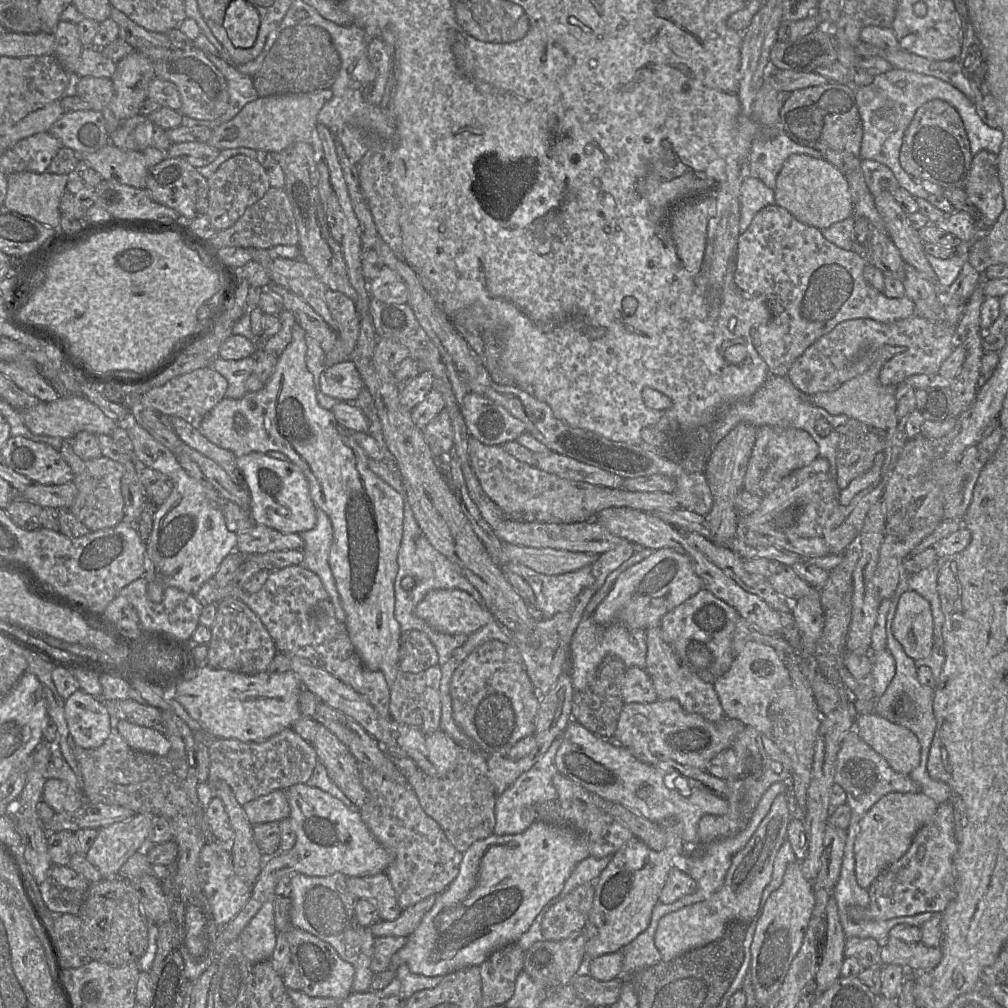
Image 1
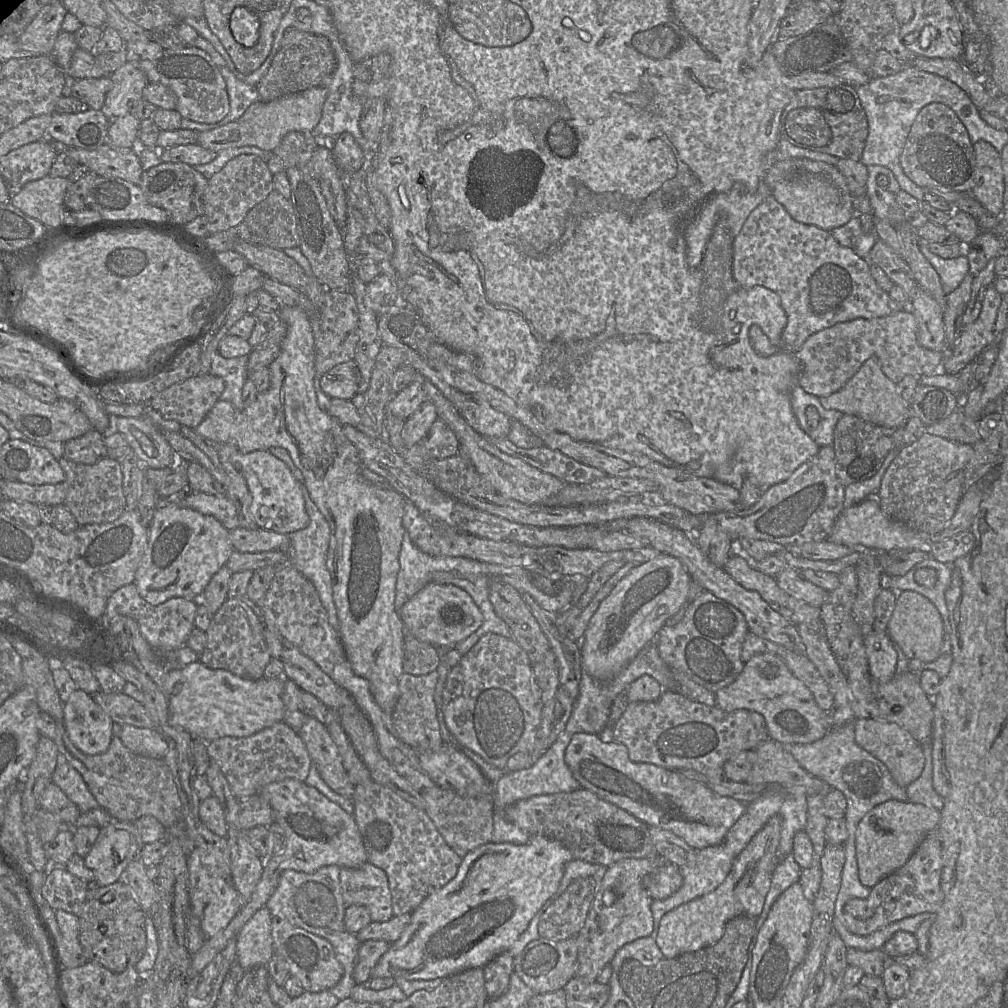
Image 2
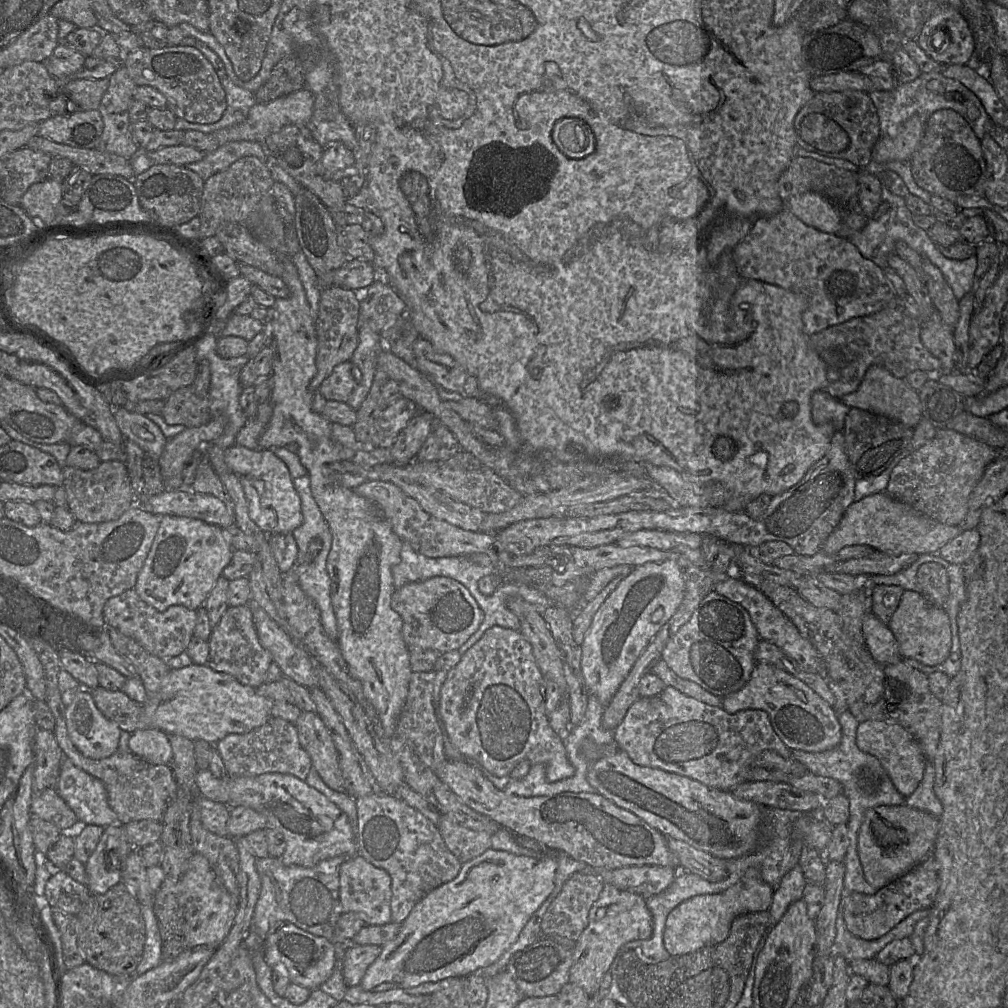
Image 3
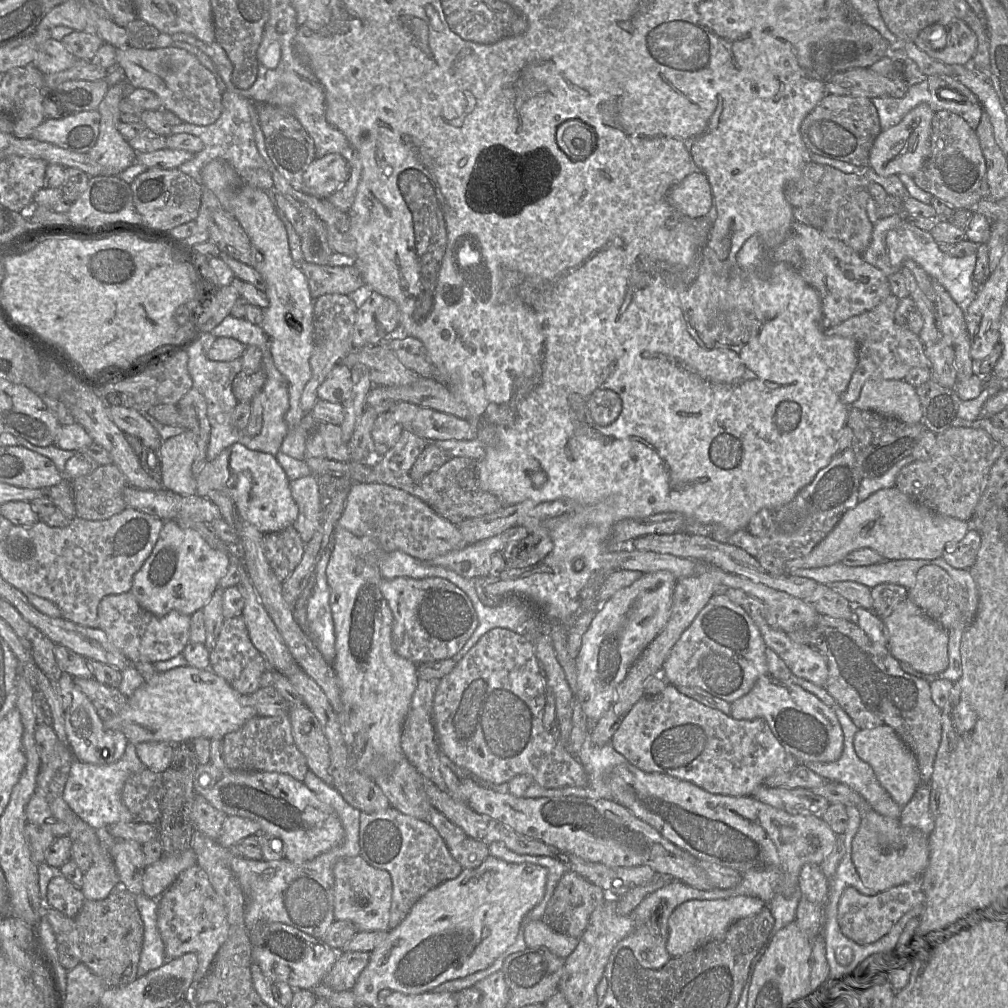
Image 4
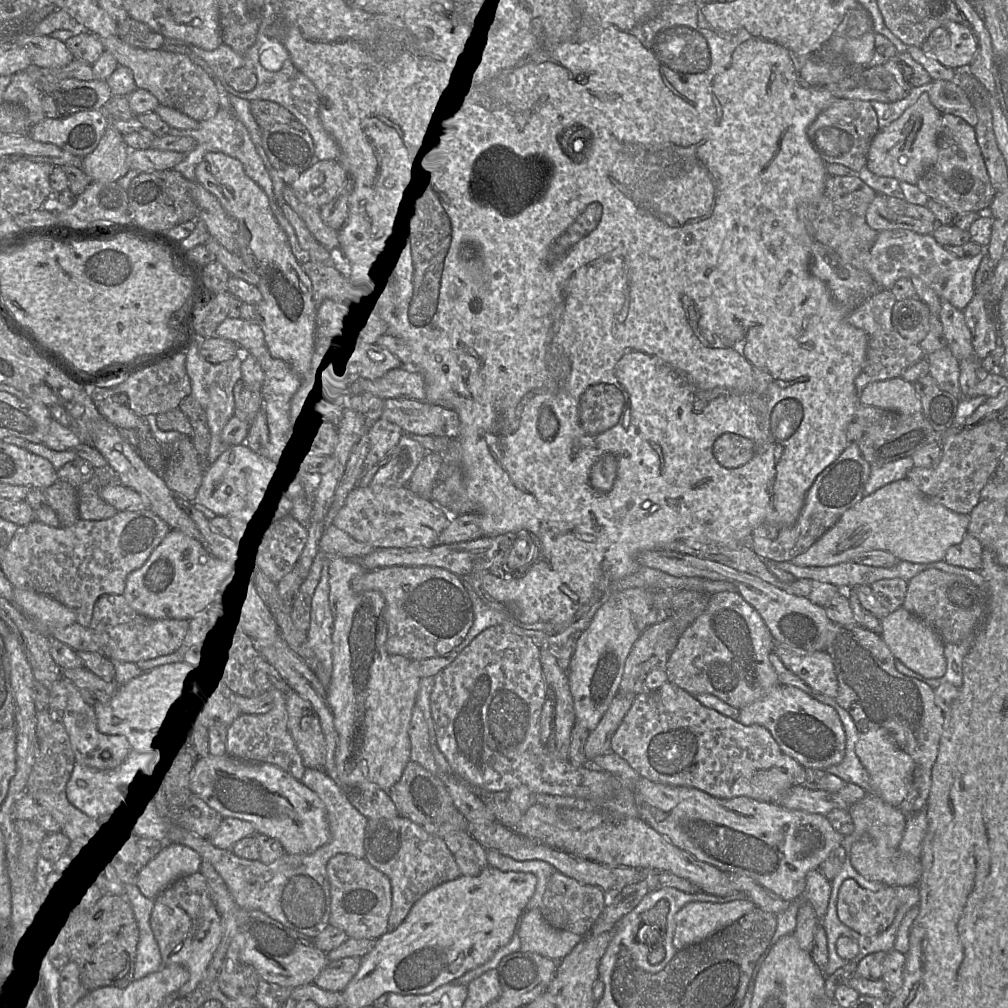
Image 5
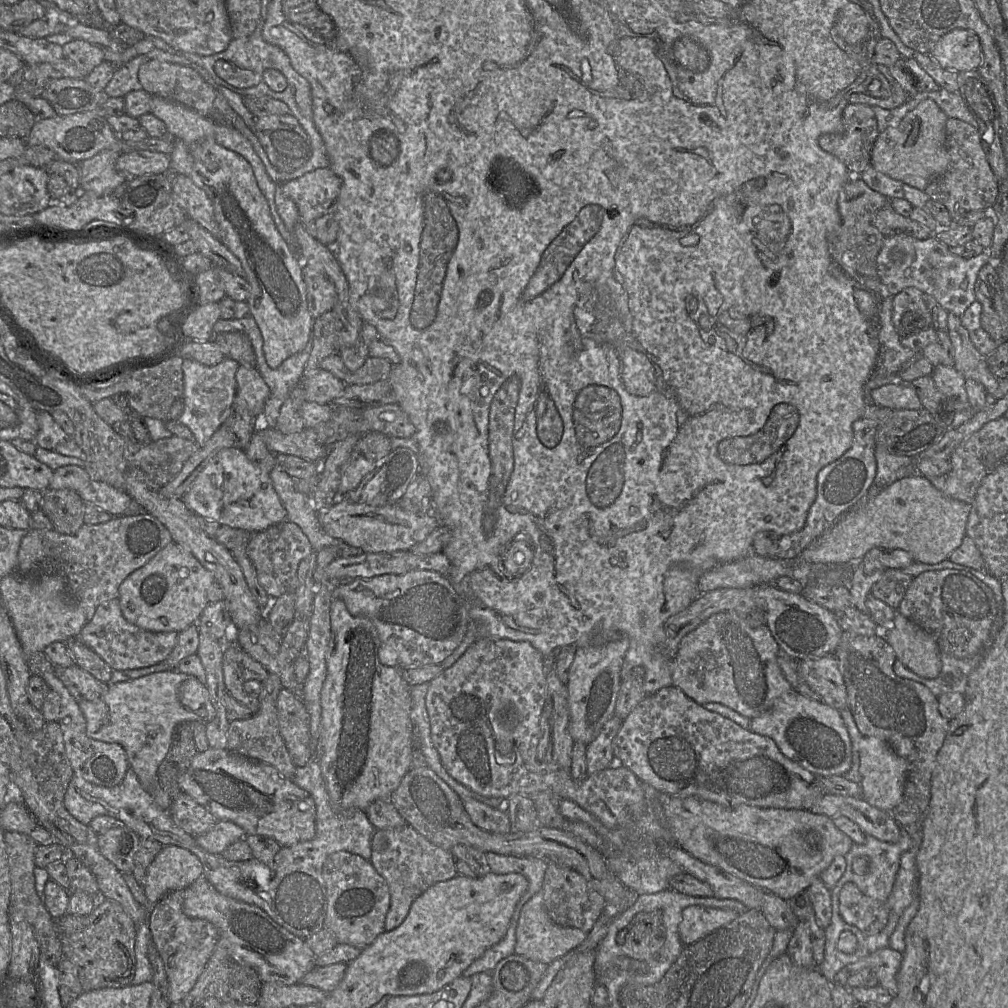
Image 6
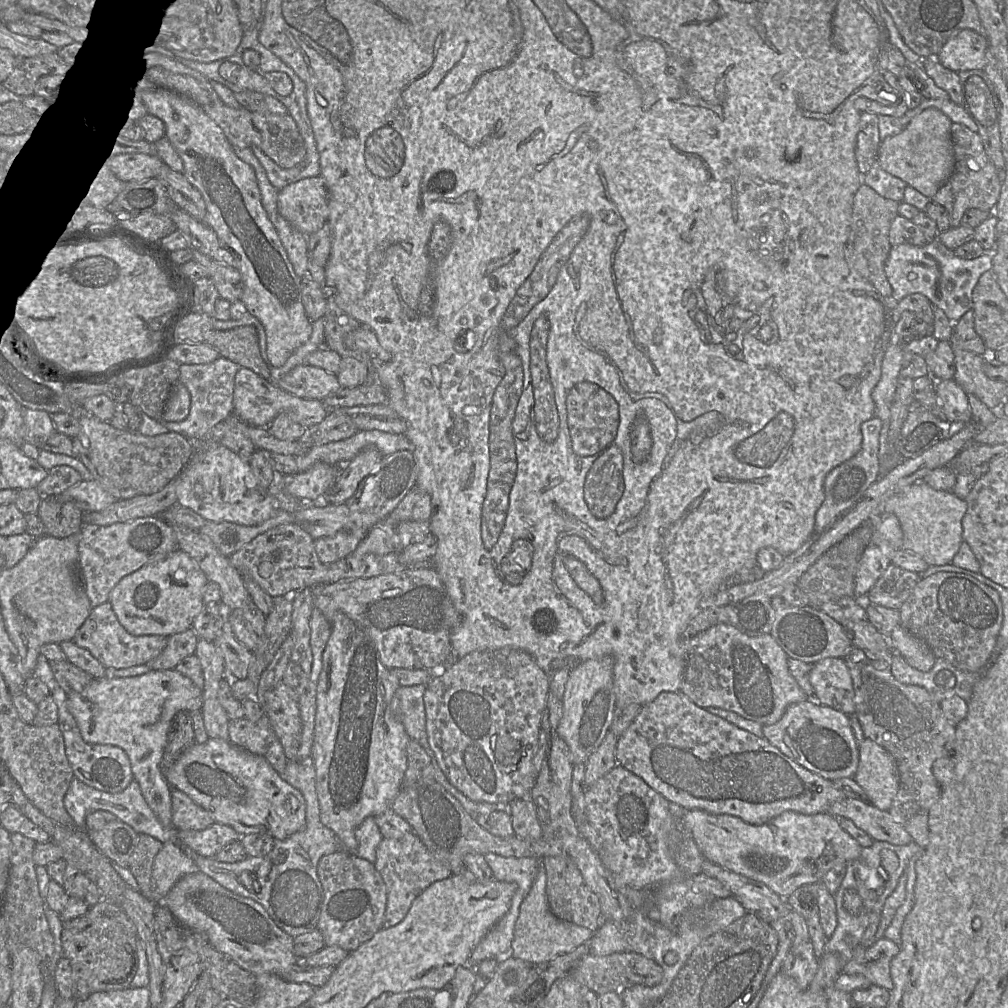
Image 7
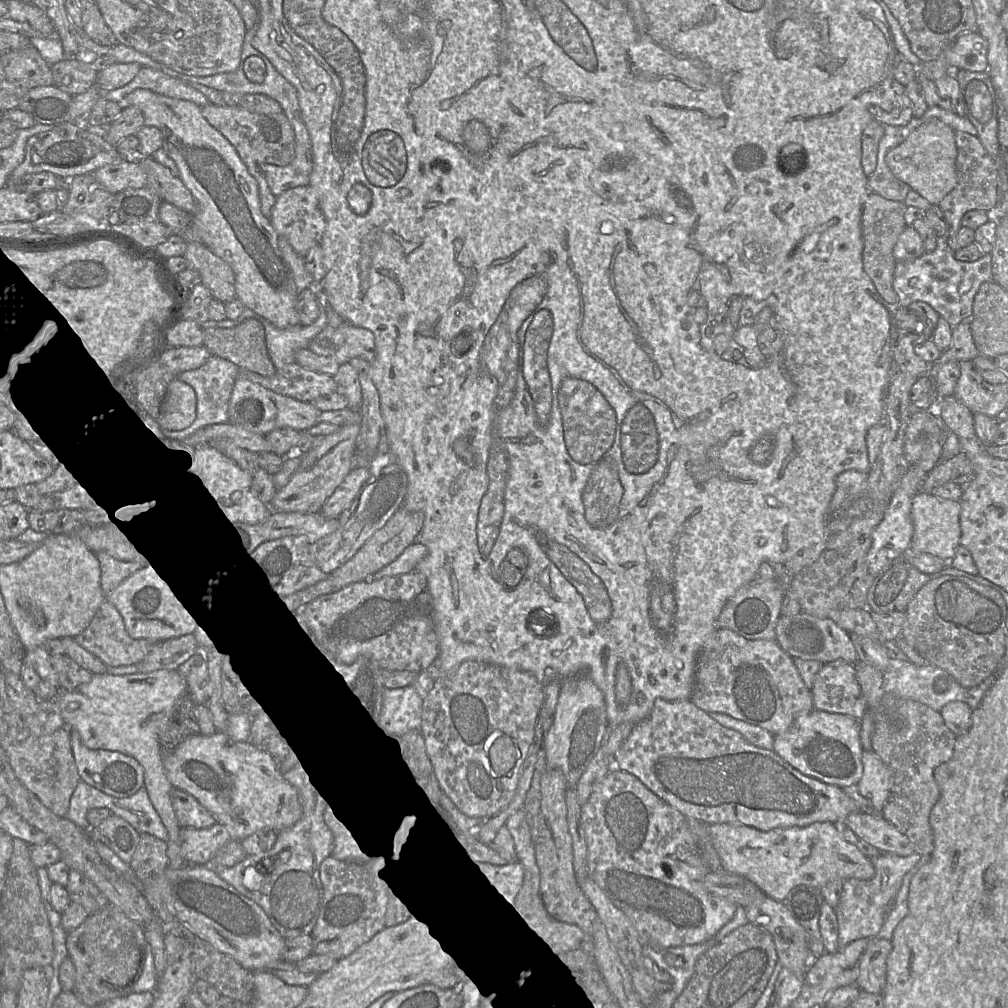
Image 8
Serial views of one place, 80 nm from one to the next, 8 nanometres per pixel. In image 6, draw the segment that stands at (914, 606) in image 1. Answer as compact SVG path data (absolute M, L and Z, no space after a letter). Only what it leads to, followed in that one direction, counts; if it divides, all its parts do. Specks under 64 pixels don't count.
M896 612L891 626L881 634L893 649L896 659L915 674L927 678L936 678L941 671L941 651L935 638L911 620Z

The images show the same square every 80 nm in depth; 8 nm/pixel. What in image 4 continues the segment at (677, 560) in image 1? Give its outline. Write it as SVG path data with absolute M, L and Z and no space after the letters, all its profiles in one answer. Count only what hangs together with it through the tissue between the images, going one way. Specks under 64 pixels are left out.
M667 570L644 573L633 584L620 589L603 605L600 605L582 638L582 644L576 658L576 698L587 719L592 723L596 723L607 712L615 697L618 685L624 681L631 666L666 625L677 581L677 578Z

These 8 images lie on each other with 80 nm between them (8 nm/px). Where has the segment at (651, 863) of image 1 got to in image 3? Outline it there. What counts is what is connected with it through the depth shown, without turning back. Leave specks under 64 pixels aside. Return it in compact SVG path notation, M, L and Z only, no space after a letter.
M605 884L599 898L588 914L588 924L576 940L569 982L581 987L589 996L598 997L602 992L600 982L624 944L647 939L653 931L653 918L647 908L646 898L629 891Z

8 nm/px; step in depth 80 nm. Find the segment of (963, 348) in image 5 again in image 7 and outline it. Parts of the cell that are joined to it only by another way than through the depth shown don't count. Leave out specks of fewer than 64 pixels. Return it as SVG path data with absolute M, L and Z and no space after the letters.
M954 346L956 383L968 394L975 395L989 409L998 411L1006 400L1006 382L997 382L988 378L983 372L986 356L962 350Z

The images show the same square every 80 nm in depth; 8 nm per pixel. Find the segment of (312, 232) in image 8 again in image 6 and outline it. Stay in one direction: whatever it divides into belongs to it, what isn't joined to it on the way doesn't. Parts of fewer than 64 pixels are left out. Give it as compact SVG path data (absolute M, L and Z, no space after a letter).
M326 167L285 182L282 191L295 203L300 218L316 221L336 201L341 184L341 179Z

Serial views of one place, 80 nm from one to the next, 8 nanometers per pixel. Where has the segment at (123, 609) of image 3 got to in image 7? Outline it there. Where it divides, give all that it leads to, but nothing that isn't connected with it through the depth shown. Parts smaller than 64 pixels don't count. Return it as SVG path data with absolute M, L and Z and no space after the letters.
M107 601L91 610L73 640L79 647L87 649L104 667L124 669L144 665L155 659L166 647L168 638L128 633L119 622L111 603Z

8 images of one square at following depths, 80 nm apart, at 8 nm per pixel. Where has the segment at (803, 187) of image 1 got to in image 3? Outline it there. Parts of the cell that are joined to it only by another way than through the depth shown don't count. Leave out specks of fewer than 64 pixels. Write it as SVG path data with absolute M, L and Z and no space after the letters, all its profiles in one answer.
M816 192L792 196L784 204L806 225L822 232L836 234L841 226L837 208L826 197Z

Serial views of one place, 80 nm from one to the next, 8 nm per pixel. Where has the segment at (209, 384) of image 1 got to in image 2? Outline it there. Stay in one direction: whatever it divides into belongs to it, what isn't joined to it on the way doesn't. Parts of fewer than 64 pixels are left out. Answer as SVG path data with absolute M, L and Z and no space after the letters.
M199 374L159 392L148 403L165 419L195 429L219 400L225 389L222 378Z

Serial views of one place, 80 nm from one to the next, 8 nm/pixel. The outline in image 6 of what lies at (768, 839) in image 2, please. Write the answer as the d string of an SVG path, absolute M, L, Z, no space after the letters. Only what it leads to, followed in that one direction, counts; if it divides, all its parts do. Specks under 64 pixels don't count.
M690 905L682 911L679 936L684 944L690 945L728 924L740 914L730 909L709 908Z

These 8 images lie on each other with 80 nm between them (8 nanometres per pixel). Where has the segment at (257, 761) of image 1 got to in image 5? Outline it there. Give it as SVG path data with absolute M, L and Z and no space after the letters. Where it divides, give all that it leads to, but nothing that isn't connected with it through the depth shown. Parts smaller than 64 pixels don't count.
M274 687L270 690L273 697L270 711L264 714L240 714L231 722L226 733L226 754L247 762L276 765L301 780L306 767L288 730L285 694Z

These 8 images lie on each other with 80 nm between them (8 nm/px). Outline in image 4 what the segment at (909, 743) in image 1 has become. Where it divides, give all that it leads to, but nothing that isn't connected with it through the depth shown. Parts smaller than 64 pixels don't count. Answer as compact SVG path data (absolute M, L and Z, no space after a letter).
M890 726L858 729L854 737L854 749L857 756L871 766L880 785L899 806L910 801L920 784L918 763L913 752Z

